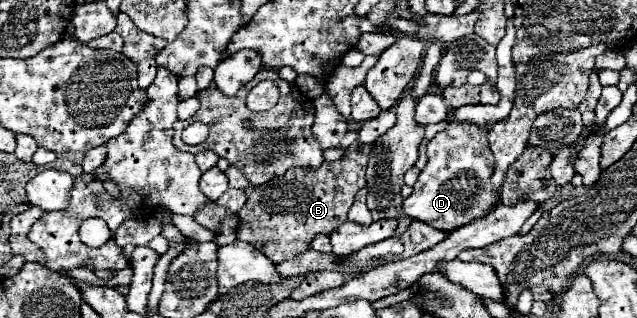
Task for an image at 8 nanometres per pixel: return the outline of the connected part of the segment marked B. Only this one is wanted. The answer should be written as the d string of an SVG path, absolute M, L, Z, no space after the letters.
M354 141L342 159L334 163L324 161L316 169L292 167L282 177L276 177L264 185L248 185L244 189L248 201L238 211L240 227L236 237L240 241L252 243L272 263L280 263L304 253L310 249L314 235L332 233L348 219L348 209L352 207L354 195L366 185L364 171L370 149L372 145Z

